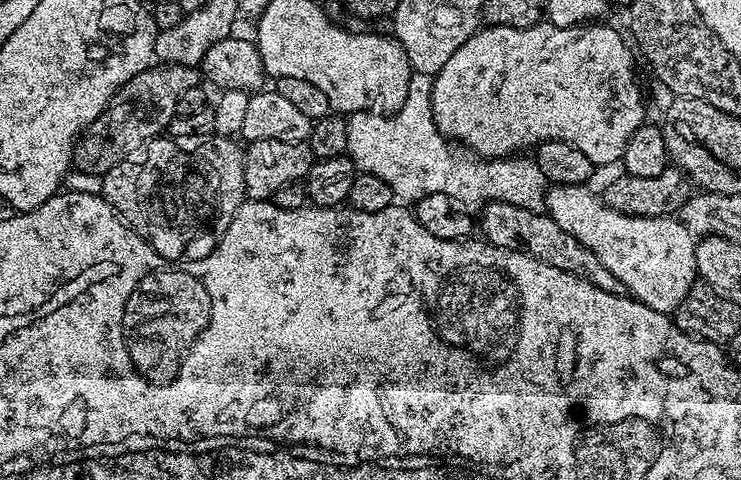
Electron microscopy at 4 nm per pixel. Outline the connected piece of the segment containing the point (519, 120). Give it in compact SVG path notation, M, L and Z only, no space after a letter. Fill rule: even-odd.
M541 22L529 28L481 27L465 44L458 46L458 50L454 50L450 62L446 62L446 66L442 66L442 70L434 77L432 117L440 133L449 141L459 142L465 149L471 150L480 158L508 158L519 153L516 151L526 147L527 144L535 146L541 140L565 140L567 144L572 144L578 150L582 150L582 154L586 154L586 158L590 158L593 166L612 164L615 160L616 163L623 161L624 147L630 134L634 134L634 130L645 123L644 100L640 97L639 86L636 85L636 72L632 69L634 52L629 41L625 37L624 41L614 29L607 28L606 25L600 23L604 22L588 22L583 26L557 26L552 22Z

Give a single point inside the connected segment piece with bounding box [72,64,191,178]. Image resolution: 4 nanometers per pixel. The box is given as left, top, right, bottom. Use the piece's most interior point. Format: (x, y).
(140, 109)

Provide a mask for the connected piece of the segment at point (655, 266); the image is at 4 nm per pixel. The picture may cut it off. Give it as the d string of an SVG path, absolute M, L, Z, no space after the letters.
M583 184L555 185L546 200L547 215L565 232L570 232L572 238L587 248L593 256L597 256L605 270L616 279L617 285L632 299L642 301L655 312L675 313L682 298L686 298L686 294L698 280L697 241L692 240L693 233L688 225L672 216L627 216L615 212L601 197L599 200L598 197L592 196L590 189L591 187Z

